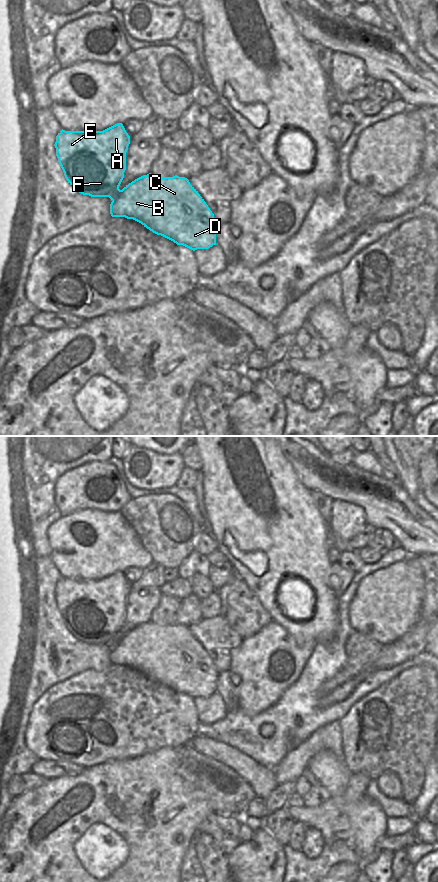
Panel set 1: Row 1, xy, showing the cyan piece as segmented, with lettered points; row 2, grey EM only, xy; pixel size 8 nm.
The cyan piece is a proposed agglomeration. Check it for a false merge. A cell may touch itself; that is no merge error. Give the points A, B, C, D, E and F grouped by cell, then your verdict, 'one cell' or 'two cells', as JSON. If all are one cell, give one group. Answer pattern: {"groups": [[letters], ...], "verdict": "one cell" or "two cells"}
{"groups": [["A", "B", "C", "D", "E", "F"]], "verdict": "one cell"}

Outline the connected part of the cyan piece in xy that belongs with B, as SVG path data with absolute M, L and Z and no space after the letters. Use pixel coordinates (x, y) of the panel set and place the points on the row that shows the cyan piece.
M122 123L103 131L61 130L54 144L58 162L68 183L79 193L91 197L109 197L112 217L125 217L141 223L157 235L193 251L216 245L218 222L198 191L185 177L143 175L122 190L119 186L126 170L126 152L130 136Z

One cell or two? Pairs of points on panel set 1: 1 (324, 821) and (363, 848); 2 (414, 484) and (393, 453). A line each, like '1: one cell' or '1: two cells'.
1: two cells
2: one cell

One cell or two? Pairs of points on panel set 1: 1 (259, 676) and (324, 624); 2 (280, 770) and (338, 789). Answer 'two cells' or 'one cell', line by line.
1: two cells
2: two cells

